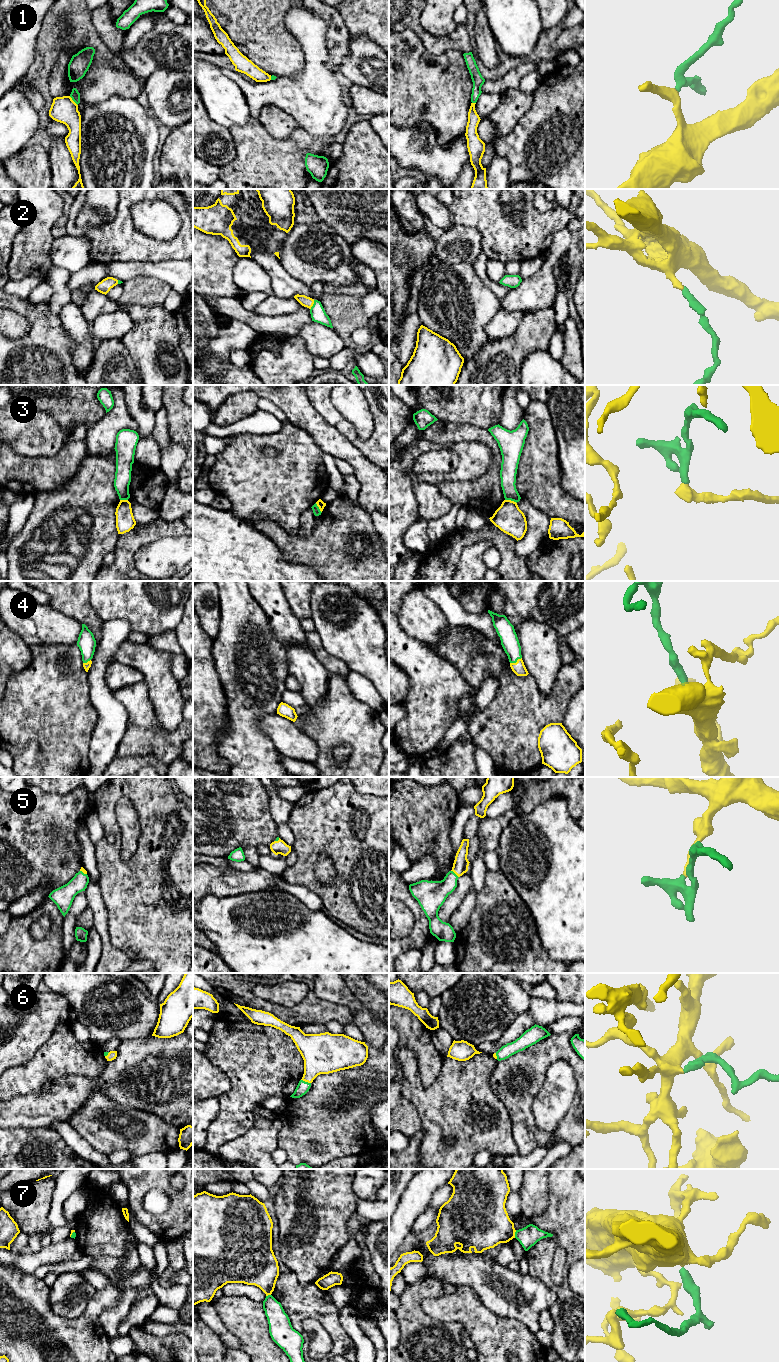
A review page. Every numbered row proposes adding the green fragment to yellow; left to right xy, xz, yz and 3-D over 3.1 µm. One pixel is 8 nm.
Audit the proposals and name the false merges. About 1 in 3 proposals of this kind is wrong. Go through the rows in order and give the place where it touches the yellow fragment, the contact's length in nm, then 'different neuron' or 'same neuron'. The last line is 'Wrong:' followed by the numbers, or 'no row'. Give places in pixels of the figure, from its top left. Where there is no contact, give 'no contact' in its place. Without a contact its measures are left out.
1: xy (73, 101) | 100 nm | different neuron
2: xz (312, 305) | 90 nm | same neuron
3: yz (510, 500) | 100 nm | different neuron
4: yz (516, 662) | 110 nm | same neuron
5: yz (455, 873) | 90 nm | same neuron
6: xz (306, 1081) | 90 nm | same neuron
7: yz (514, 1234) | 70 nm | different neuron
Wrong: 1, 3, 7

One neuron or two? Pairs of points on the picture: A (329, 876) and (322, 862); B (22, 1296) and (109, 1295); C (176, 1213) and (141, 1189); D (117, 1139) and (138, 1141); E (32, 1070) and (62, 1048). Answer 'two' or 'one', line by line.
A: one
B: one
C: one
D: one
E: one

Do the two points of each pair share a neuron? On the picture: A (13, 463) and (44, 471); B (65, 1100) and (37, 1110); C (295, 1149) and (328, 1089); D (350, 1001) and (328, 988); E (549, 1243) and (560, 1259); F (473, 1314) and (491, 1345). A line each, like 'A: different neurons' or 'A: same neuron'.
A: same neuron
B: same neuron
C: same neuron
D: same neuron
E: different neurons
F: same neuron

